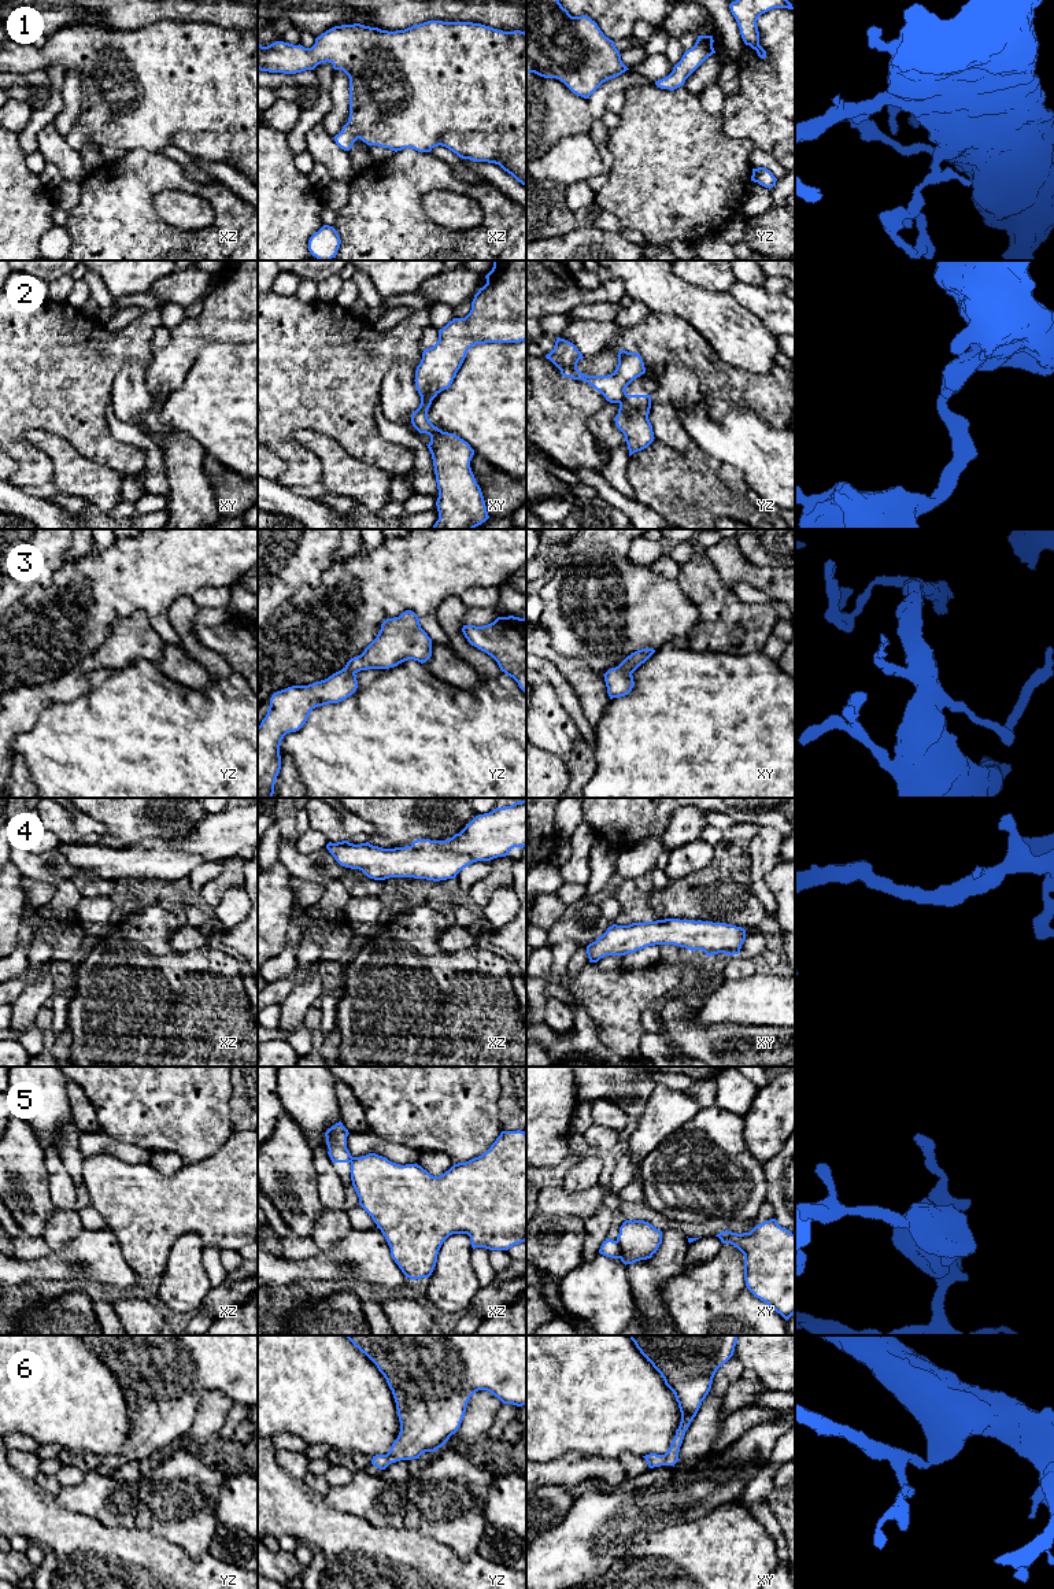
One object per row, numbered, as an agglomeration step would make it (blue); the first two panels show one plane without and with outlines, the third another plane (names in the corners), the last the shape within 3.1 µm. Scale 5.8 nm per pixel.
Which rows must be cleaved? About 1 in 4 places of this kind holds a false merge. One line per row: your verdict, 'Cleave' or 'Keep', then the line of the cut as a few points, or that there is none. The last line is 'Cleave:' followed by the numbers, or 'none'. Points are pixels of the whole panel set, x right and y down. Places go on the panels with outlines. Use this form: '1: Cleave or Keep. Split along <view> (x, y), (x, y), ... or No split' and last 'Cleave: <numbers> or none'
1: Keep. No split
2: Cleave. Split along xy (421, 398), (432, 399)
3: Keep. No split
4: Keep. No split
5: Cleave. Split along xy (616, 1241), (620, 1248), (620, 1257)
6: Keep. No split
Cleave: 2, 5

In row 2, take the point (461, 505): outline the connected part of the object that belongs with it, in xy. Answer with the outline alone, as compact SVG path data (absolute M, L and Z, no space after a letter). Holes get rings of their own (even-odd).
M421 399L419 407L411 414L411 424L419 433L430 436L430 443L426 446L432 454L439 489L436 502L439 520L432 529L474 529L489 518L481 488L470 468L474 450L459 436L443 432L429 421L430 404L432 399Z

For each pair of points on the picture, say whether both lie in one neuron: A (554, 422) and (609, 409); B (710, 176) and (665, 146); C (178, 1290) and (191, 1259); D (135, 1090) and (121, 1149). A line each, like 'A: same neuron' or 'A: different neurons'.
A: different neurons
B: same neuron
C: same neuron
D: different neurons

